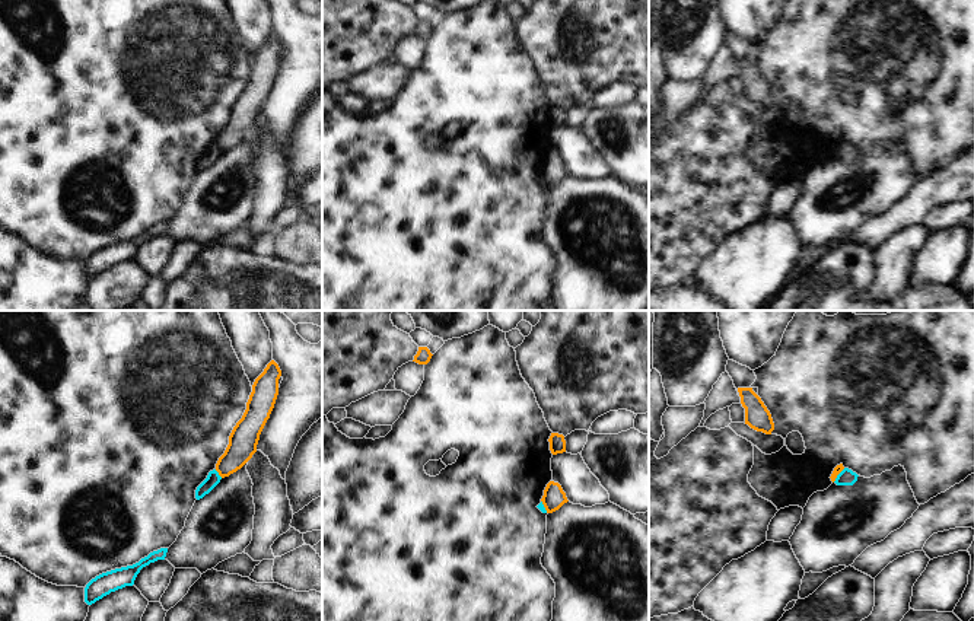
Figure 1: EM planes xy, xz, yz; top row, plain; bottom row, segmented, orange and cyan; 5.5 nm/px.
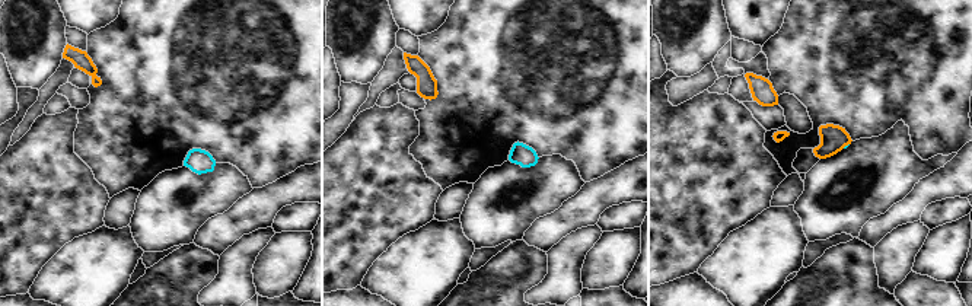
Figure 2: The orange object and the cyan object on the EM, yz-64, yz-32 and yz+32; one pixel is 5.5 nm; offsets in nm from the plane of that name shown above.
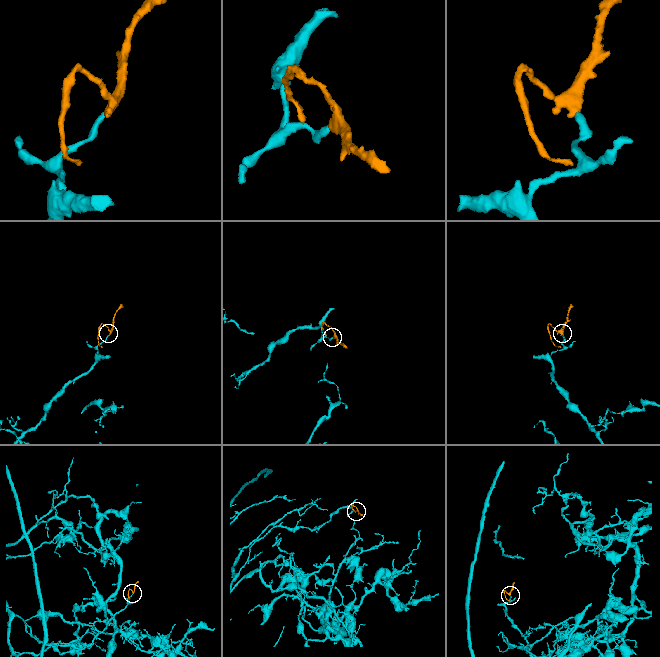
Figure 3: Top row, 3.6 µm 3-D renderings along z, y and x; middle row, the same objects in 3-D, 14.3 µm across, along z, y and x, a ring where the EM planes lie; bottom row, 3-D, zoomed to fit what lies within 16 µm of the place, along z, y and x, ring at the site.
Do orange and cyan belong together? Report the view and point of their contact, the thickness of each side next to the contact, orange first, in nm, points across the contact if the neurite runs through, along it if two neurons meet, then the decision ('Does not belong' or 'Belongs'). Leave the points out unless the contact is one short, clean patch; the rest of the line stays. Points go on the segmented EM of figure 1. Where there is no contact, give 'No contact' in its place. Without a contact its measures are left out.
Touches orange at xy (219, 474). Thickness 160 nm (orange) against 80 nm. Boundary: xy (215, 470), (222, 477). Does not belong.

